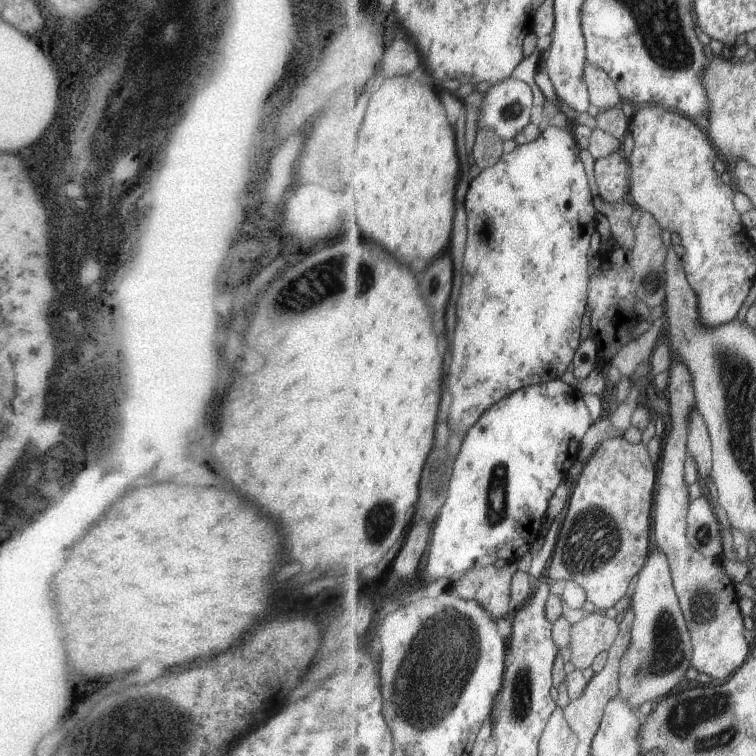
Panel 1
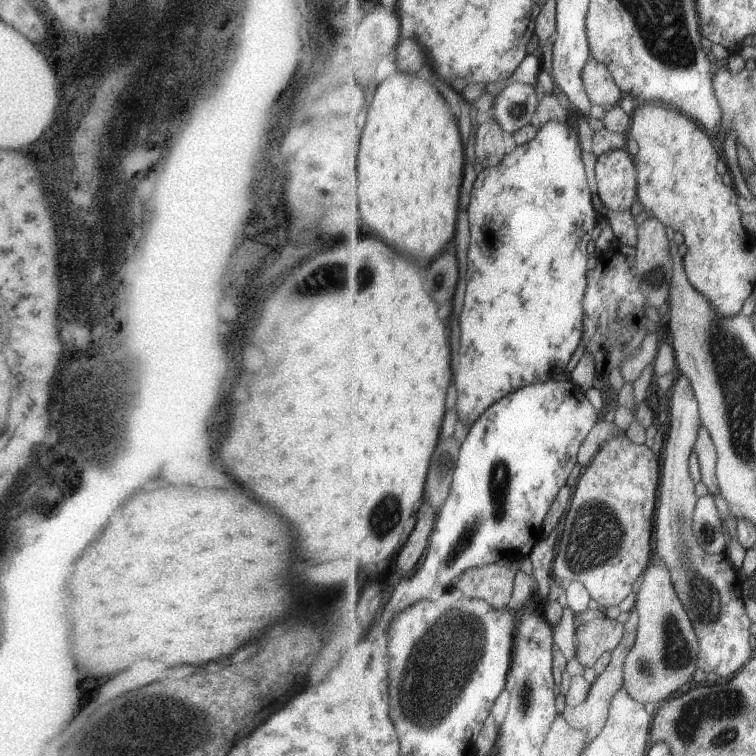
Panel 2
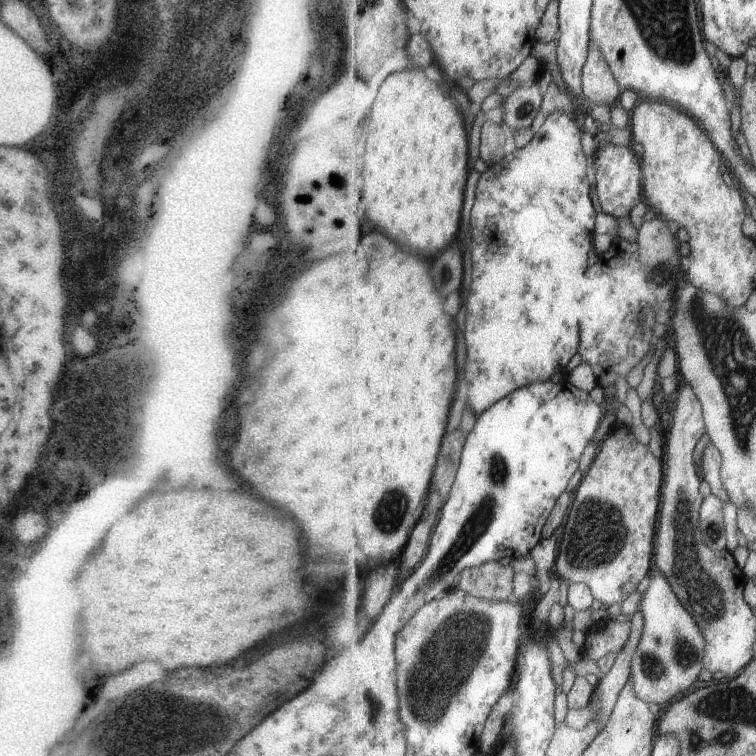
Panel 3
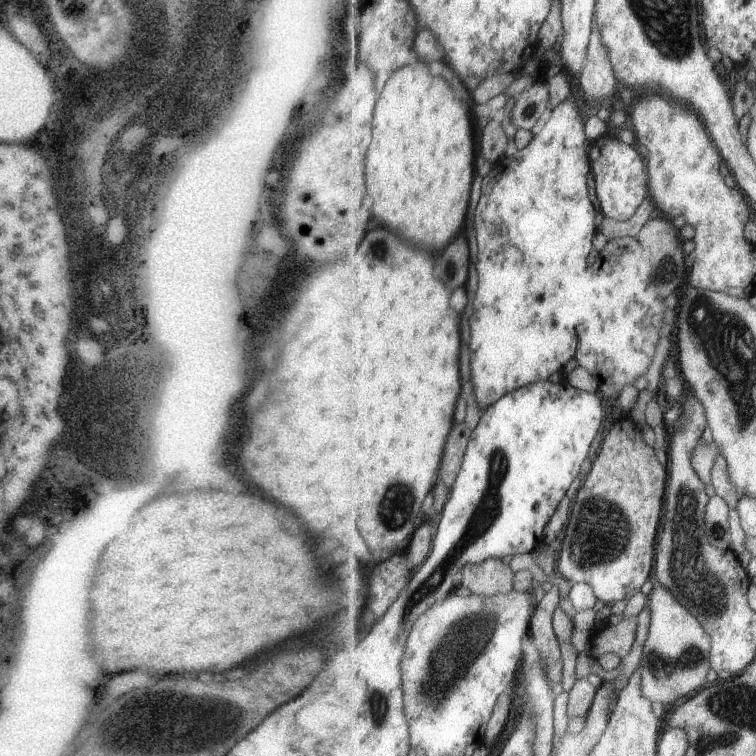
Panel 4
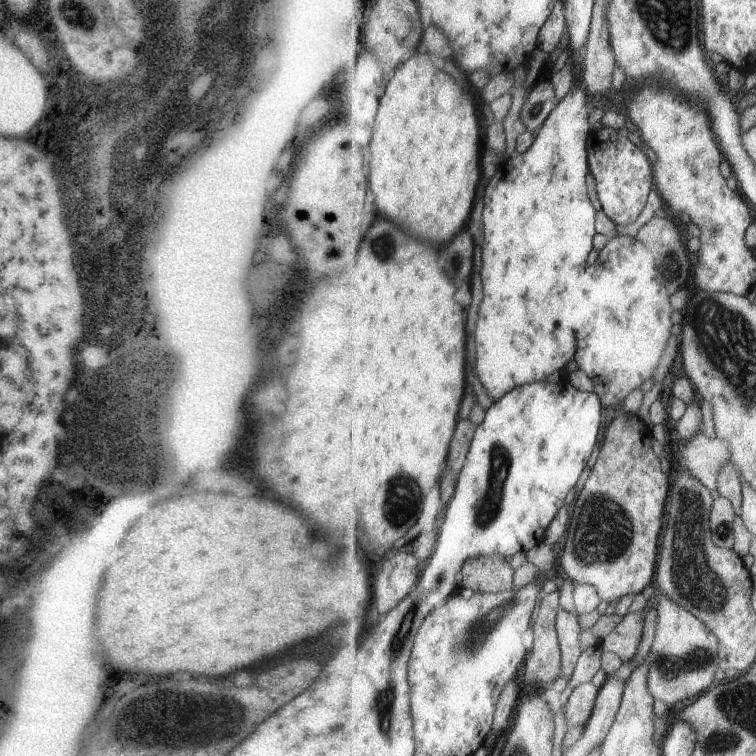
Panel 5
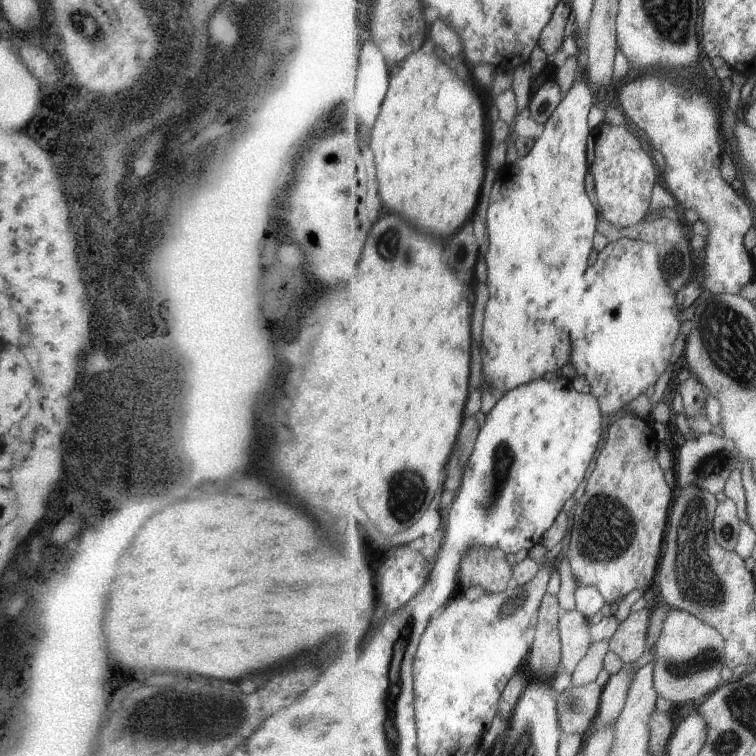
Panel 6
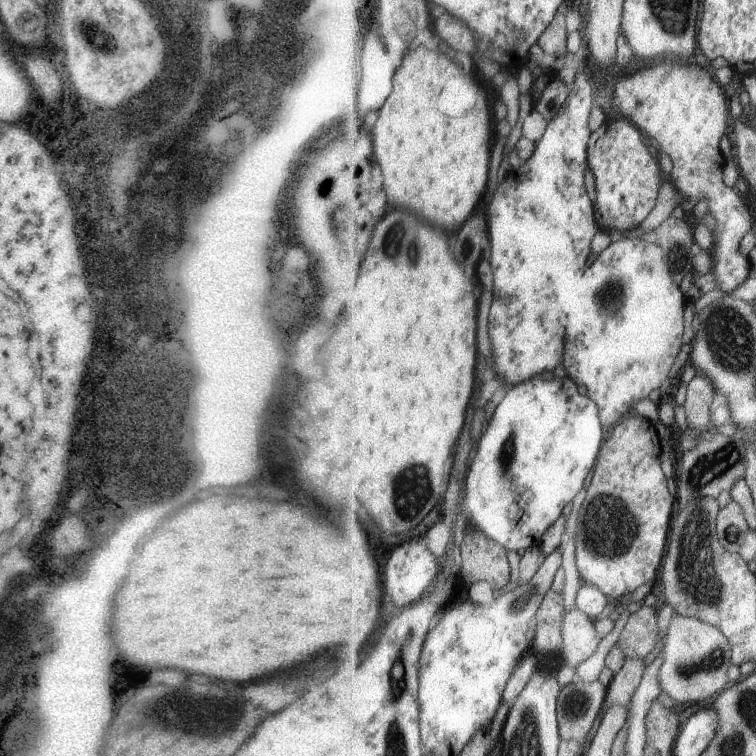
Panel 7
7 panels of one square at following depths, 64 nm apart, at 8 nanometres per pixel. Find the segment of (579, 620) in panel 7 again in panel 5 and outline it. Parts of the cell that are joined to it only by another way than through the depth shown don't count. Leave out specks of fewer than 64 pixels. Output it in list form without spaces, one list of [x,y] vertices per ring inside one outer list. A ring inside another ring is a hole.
[[[559,610],[557,615],[557,632],[562,650],[562,666],[559,676],[571,680],[578,660],[583,651],[580,644],[580,634],[583,632],[579,624],[579,614]]]

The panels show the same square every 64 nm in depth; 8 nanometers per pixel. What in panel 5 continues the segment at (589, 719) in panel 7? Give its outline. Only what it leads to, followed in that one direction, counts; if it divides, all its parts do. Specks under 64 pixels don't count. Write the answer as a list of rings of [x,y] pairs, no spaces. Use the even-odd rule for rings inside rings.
[[[592,682],[580,684],[563,704],[563,714],[568,730],[575,726],[586,726],[597,706],[600,688]]]

